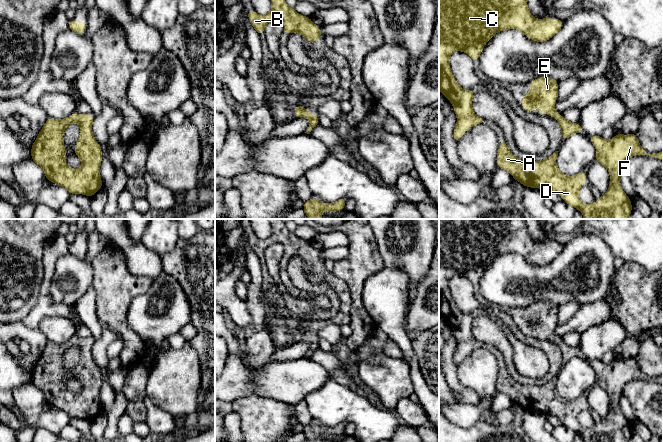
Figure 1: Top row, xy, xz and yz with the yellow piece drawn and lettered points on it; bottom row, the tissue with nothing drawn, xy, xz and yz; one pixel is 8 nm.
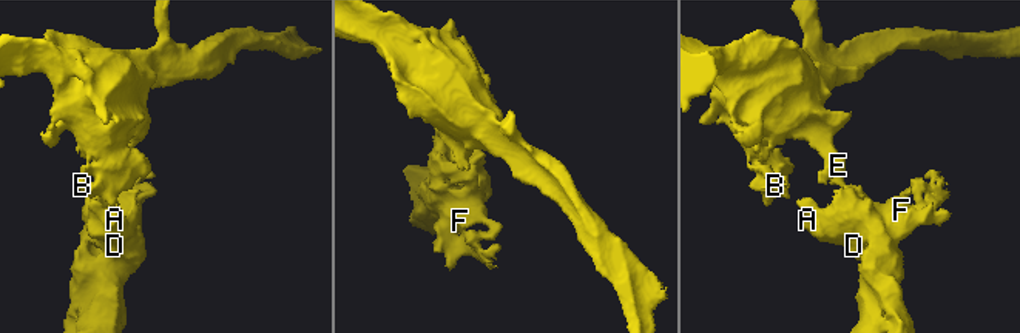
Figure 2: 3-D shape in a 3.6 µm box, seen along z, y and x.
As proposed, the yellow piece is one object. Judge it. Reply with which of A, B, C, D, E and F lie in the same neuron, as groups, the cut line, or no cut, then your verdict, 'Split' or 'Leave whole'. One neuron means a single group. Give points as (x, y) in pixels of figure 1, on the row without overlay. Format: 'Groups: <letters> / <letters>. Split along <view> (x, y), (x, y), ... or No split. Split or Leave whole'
Groups: A B C D E F. No split. Leave whole

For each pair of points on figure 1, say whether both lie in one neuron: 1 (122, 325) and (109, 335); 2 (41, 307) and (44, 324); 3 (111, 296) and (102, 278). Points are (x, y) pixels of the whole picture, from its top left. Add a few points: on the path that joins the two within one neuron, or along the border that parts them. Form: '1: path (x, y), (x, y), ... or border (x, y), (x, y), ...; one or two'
1: border (103, 325), (106, 325), (119, 337); two
2: border (66, 317), (44, 317), (37, 327); two
3: path (111, 292), (111, 287), (106, 282); one

